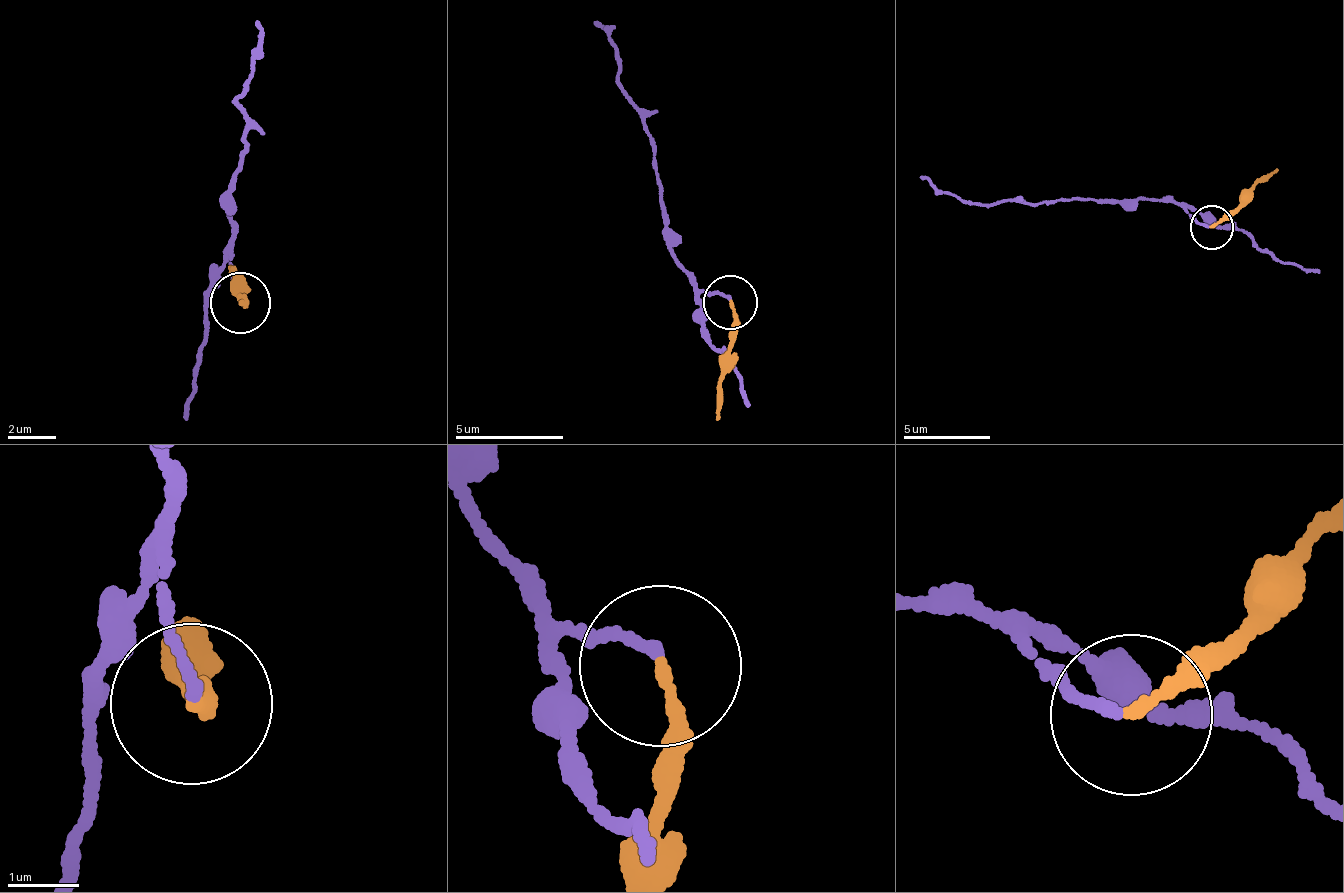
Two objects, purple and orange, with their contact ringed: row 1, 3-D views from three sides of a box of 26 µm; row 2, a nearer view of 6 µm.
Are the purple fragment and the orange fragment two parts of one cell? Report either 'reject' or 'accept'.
reject

